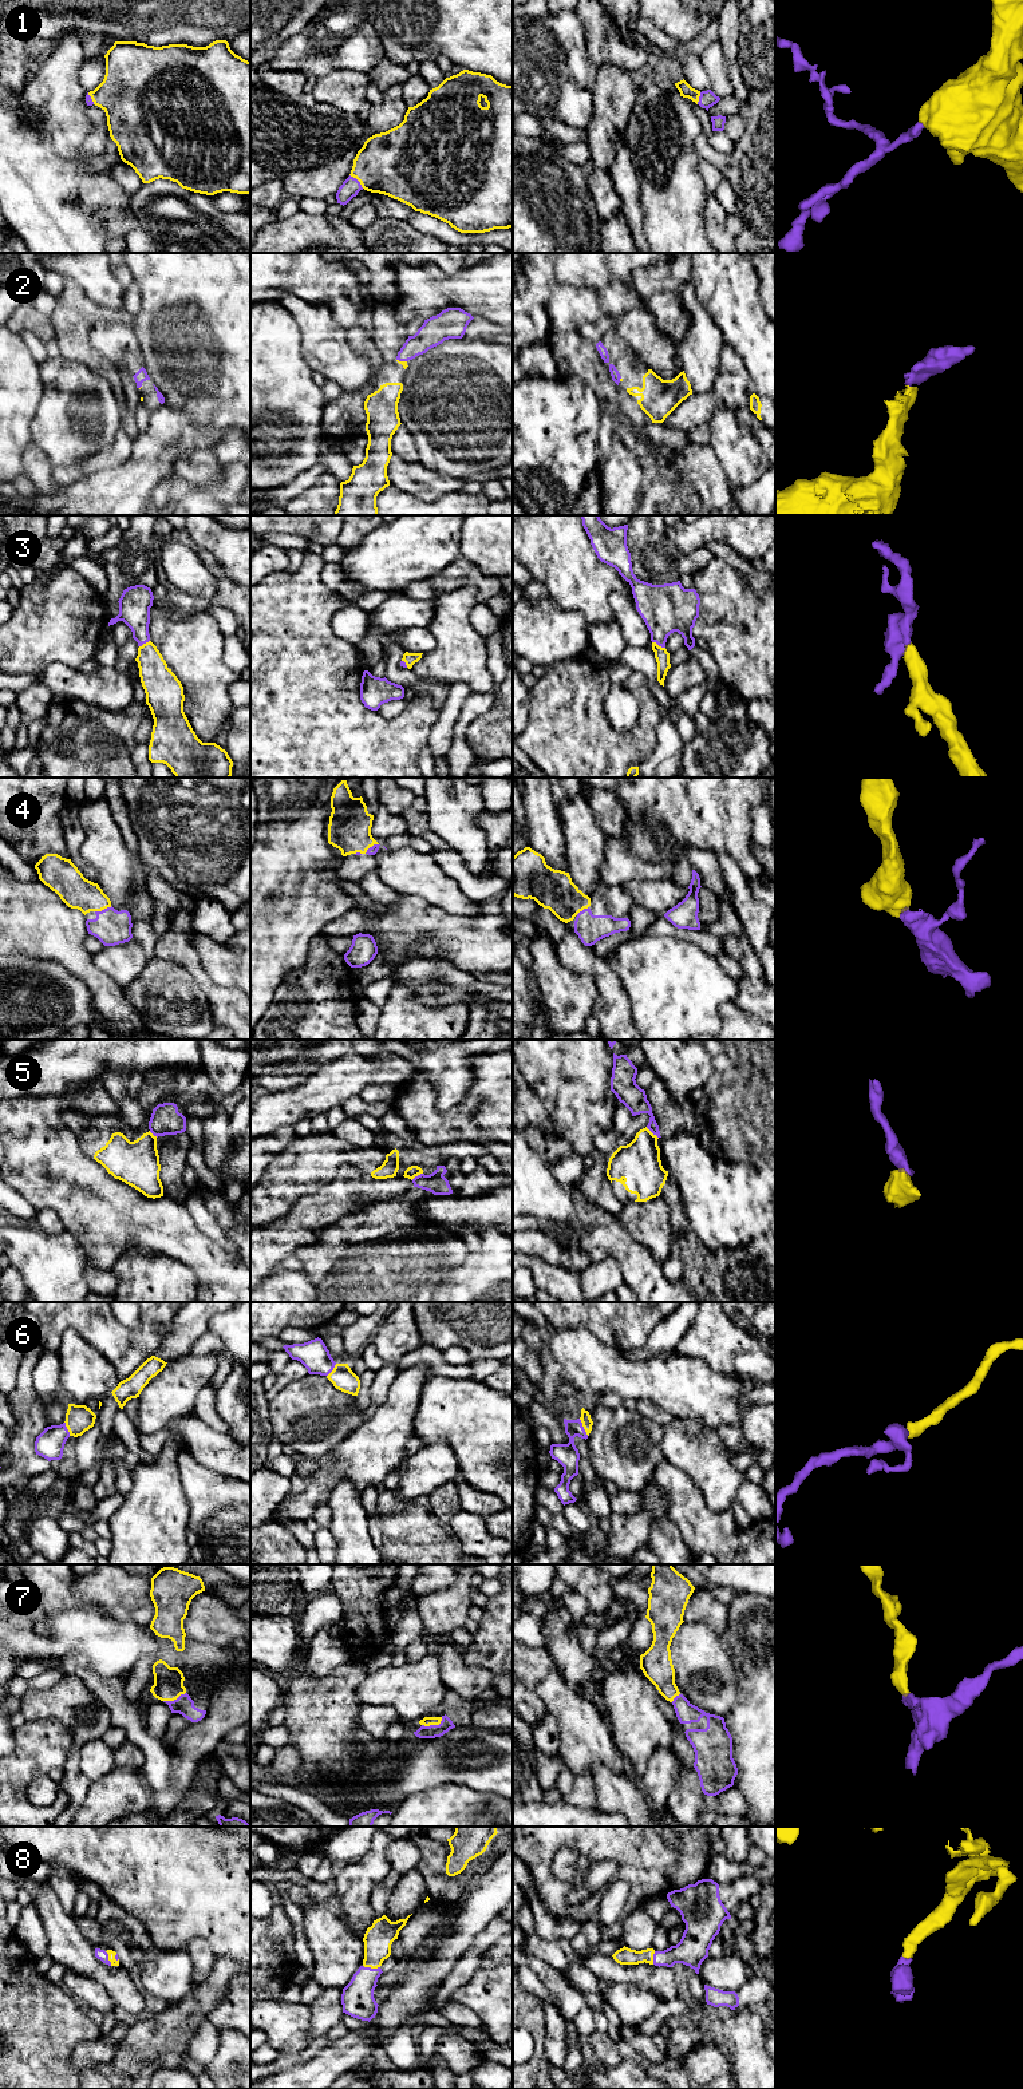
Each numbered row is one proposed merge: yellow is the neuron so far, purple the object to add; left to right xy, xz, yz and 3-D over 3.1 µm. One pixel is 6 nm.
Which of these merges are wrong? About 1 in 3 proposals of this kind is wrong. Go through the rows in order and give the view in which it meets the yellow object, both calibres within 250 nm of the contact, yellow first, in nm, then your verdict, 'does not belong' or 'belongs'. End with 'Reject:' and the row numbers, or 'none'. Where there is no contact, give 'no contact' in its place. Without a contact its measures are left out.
1: xz | 400/110 nm | belongs
2: xz | 30/160 nm | belongs
3: yz | 90/300 nm | belongs
4: xy | 200/220 nm | belongs
5: yz | 260/150 nm | does not belong
6: yz | 70/140 nm | belongs
7: xz | 60/80 nm | belongs
8: xz | 170/200 nm | belongs
Reject: 5

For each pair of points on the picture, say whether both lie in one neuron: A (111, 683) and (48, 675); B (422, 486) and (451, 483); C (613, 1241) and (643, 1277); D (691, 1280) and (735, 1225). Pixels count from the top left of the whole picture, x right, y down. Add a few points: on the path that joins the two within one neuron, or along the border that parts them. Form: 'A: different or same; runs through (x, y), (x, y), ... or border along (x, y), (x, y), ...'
A: same; runs through (95, 683), (64, 683)
B: same; runs through (429, 485), (445, 483)
C: same; runs through (623, 1250), (639, 1267)
D: different; border along (691, 1227), (694, 1234), (713, 1250)

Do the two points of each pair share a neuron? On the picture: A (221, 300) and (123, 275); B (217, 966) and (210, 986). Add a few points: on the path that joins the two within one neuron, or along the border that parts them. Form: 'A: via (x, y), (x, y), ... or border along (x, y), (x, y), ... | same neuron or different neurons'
A: border along (127, 266), (134, 281) | different neurons
B: border along (210, 978), (216, 984), (236, 988) | different neurons

